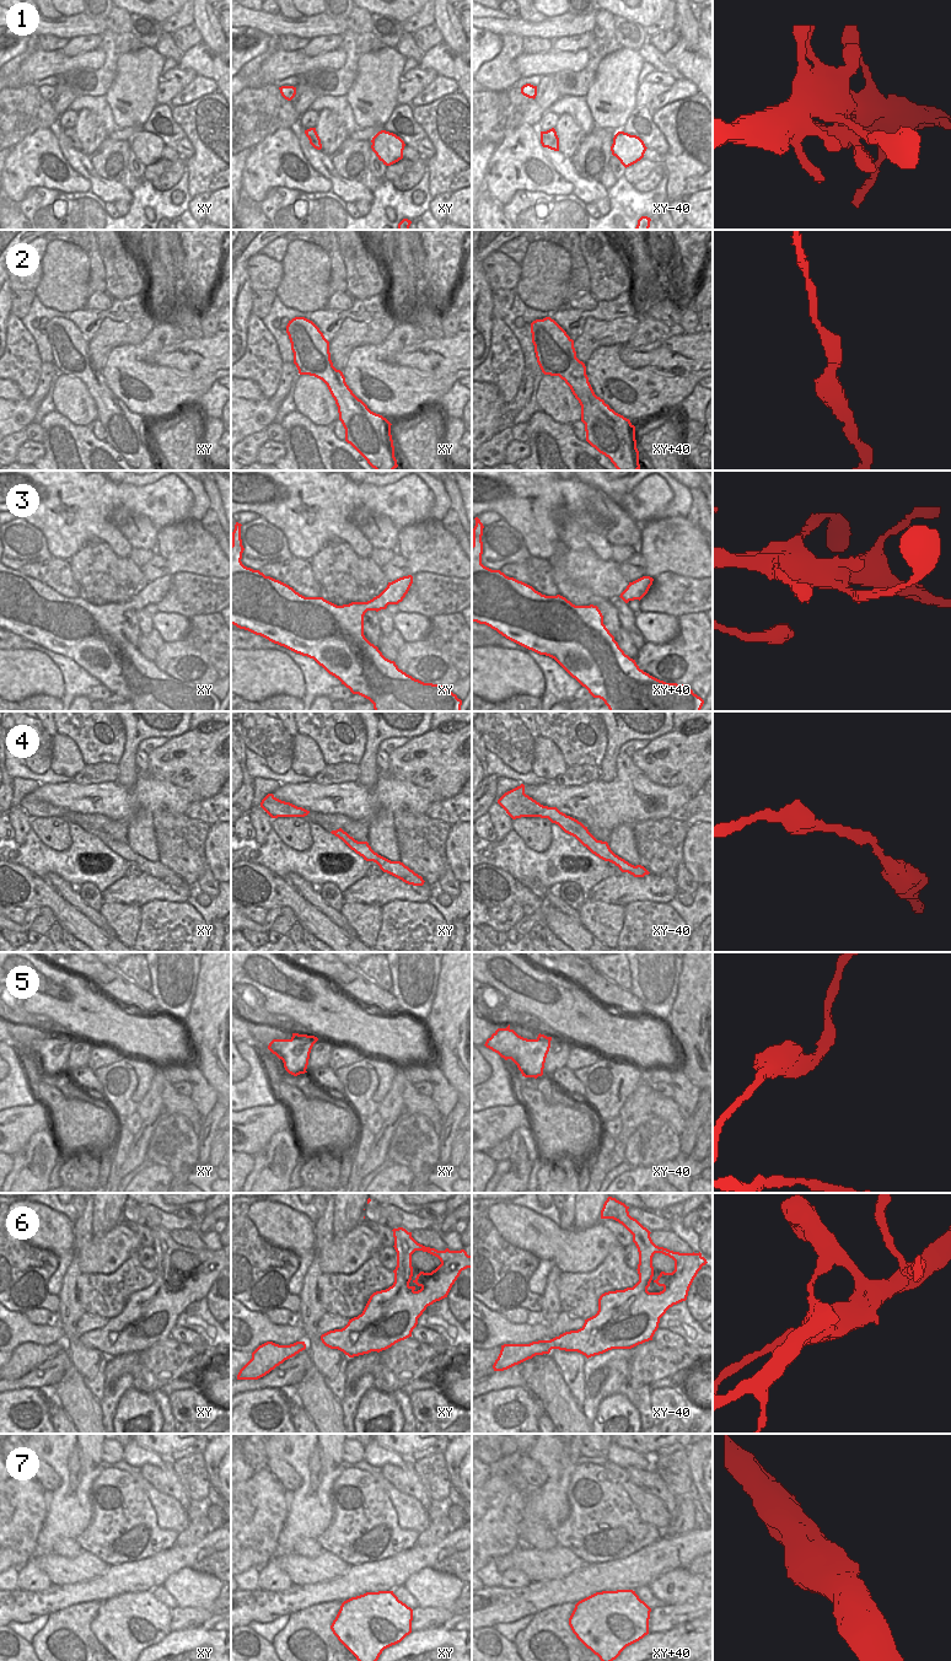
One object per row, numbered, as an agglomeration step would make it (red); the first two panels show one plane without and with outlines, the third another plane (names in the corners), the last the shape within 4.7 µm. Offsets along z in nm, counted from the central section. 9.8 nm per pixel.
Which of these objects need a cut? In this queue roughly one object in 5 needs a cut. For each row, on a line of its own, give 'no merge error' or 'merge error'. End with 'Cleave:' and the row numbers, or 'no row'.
1: no merge error
2: no merge error
3: no merge error
4: no merge error
5: no merge error
6: no merge error
7: no merge error
Cleave: no row

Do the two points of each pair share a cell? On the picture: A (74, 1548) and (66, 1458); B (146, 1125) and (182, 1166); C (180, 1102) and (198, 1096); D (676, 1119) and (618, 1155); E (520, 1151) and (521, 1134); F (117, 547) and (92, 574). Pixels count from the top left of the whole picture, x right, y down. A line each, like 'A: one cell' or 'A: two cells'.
A: two cells
B: two cells
C: two cells
D: one cell
E: one cell
F: two cells

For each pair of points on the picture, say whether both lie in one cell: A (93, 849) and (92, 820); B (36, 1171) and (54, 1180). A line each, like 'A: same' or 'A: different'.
A: different
B: different

